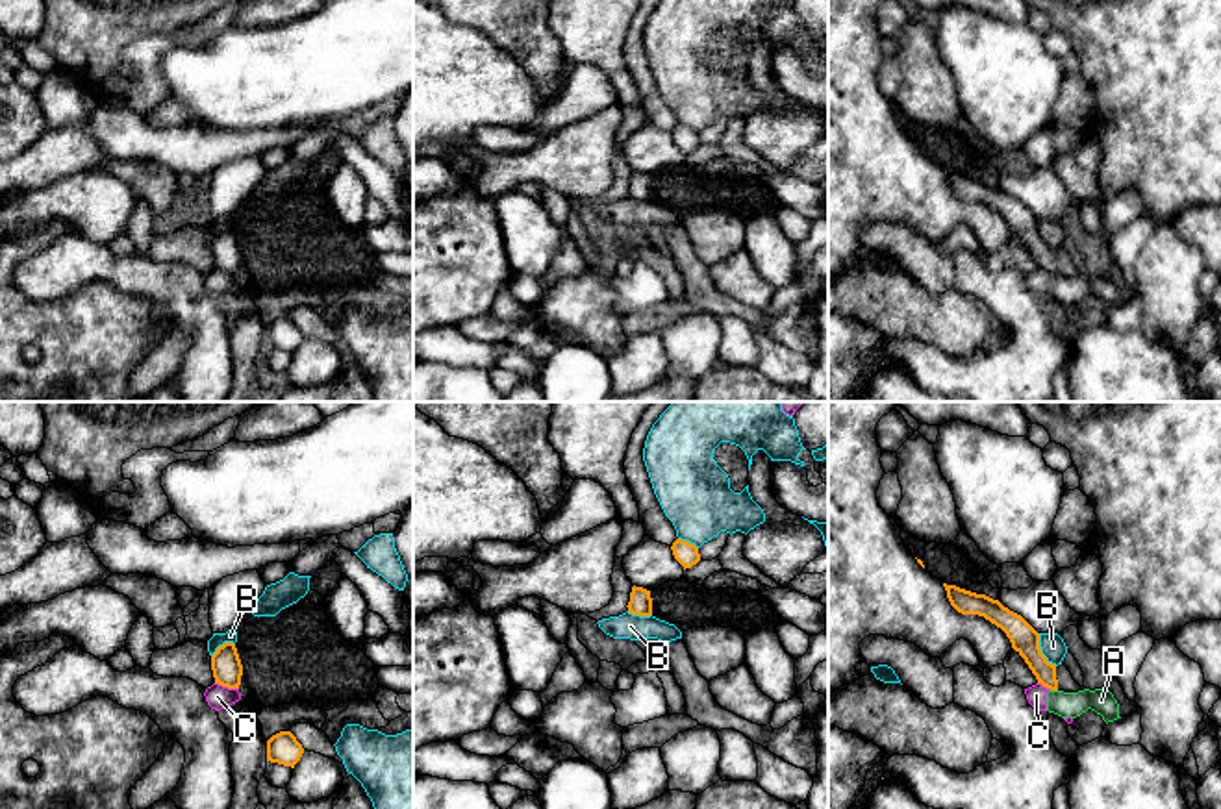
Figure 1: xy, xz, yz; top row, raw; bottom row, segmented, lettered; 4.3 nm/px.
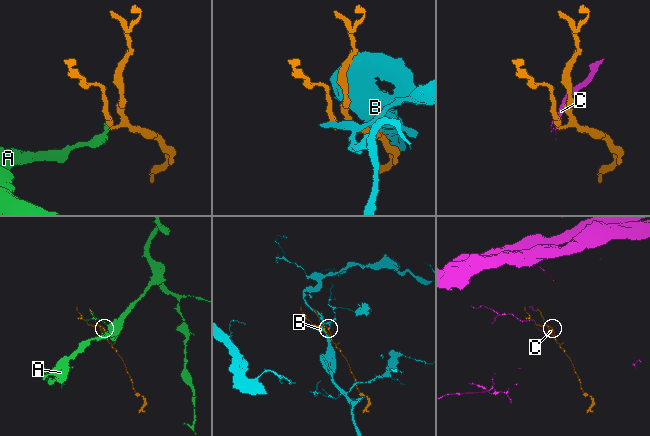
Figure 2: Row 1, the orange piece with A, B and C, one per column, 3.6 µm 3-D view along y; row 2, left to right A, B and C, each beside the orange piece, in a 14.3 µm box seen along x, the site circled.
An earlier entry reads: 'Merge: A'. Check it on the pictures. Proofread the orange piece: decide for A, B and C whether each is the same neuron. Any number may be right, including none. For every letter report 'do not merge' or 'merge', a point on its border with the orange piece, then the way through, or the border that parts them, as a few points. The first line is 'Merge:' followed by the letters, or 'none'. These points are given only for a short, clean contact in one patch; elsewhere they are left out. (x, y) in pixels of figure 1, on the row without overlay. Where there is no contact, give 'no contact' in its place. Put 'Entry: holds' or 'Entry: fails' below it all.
Merge: none
A: do not merge; meets orange in yz at (1055, 274); border along yz (1051, 274), (1057, 276)
B: do not merge; meets orange in yz at (1040, 237)
C: do not merge; meets orange in xy at (226, 271); border along xy (215, 267), (238, 274)
Entry: fails

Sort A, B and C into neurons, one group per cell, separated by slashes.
A C / B

